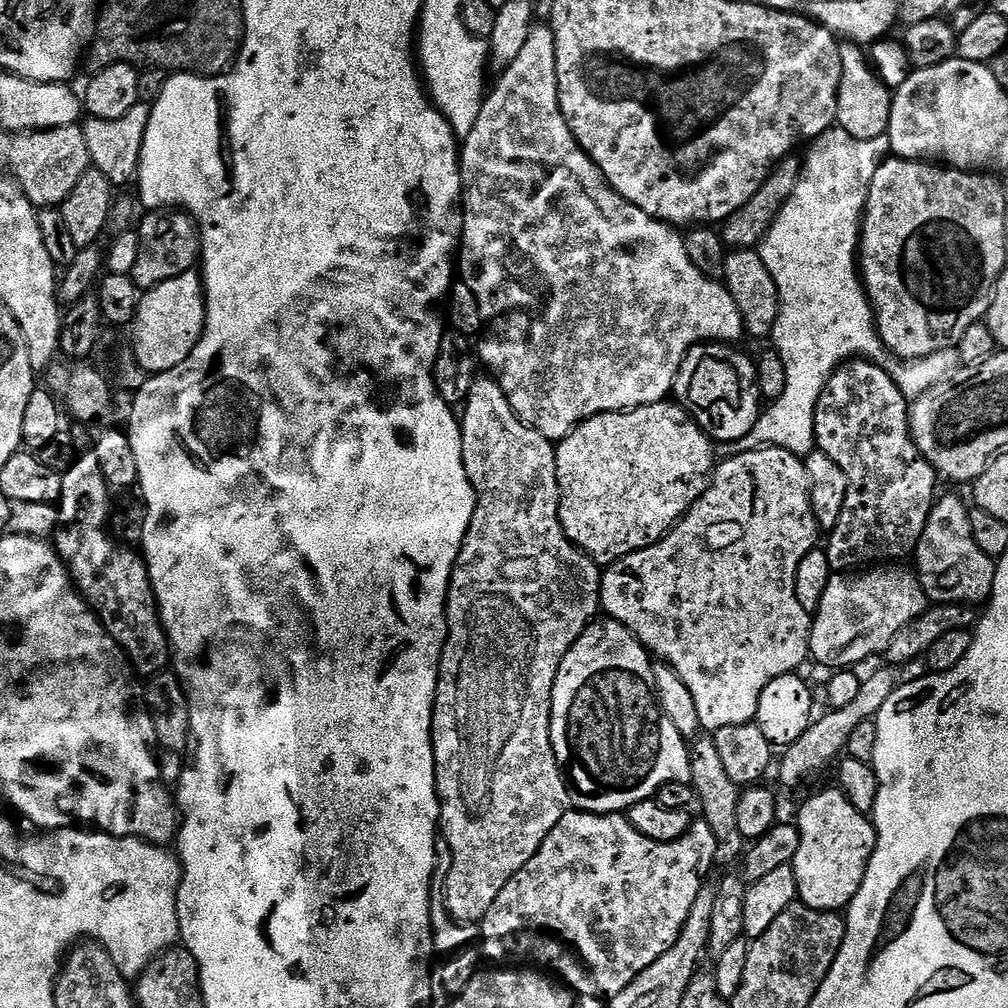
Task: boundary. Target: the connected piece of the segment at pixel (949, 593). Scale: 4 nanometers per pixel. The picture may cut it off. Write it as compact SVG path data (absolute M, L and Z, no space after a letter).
M944 496L933 503L926 530L914 553L914 571L922 582L925 597L933 605L980 606L991 597L997 561L978 550L970 530L970 508L960 496Z

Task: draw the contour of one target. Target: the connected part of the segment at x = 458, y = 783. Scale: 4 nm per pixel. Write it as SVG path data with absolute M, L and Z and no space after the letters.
M478 378L462 405L462 448L464 465L470 482L476 488L476 509L470 522L470 530L464 539L464 549L456 560L452 571L452 586L448 589L448 640L440 659L440 677L436 691L436 705L432 711L432 745L436 759L436 793L440 796L440 827L442 840L452 851L452 865L448 868L448 889L442 892L448 901L448 914L458 924L479 925L484 915L494 906L494 898L502 894L506 882L534 858L542 842L558 826L564 813L570 808L570 785L556 761L550 738L550 718L552 717L552 687L560 673L562 658L574 646L594 617L601 611L600 577L601 569L596 561L581 552L560 524L560 479L556 469L556 450L553 441L546 439L537 428L532 428L520 419L520 415L510 406L500 383L494 378Z

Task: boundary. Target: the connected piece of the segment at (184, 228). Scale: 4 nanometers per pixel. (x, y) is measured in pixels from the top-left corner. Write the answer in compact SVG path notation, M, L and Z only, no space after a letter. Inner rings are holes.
M152 210L138 224L140 241L138 259L134 261L132 280L142 290L162 286L178 274L186 274L197 267L200 258L200 230L195 220L183 210Z

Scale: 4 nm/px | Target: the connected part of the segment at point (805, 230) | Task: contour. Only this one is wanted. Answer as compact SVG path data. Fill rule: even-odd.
M833 126L823 132L817 140L811 141L808 150L808 157L805 155L802 160L804 169L800 181L798 186L794 186L790 202L786 202L786 206L778 214L774 226L770 228L758 249L762 262L766 262L766 268L770 270L778 286L780 295L780 313L770 340L771 343L776 343L773 344L774 350L786 366L786 390L782 390L782 398L771 401L766 410L761 411L750 434L746 434L740 440L729 440L719 445L719 455L724 458L737 456L743 452L753 452L755 448L767 447L781 448L801 458L808 457L817 447L814 418L818 398L828 384L828 379L847 361L863 358L883 366L909 401L918 399L922 394L926 394L926 390L938 386L938 382L955 374L956 369L962 364L956 348L935 352L923 360L901 362L899 359L890 358L890 353L884 347L880 332L876 328L876 314L872 311L872 301L868 299L862 273L858 267L858 253L860 226L864 222L864 207L870 194L870 182L874 182L878 166L889 159L892 152L892 143L887 136L863 140L846 134L846 130L839 126Z

